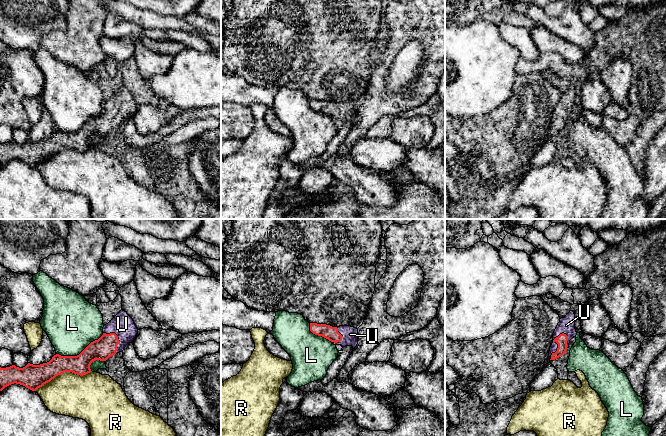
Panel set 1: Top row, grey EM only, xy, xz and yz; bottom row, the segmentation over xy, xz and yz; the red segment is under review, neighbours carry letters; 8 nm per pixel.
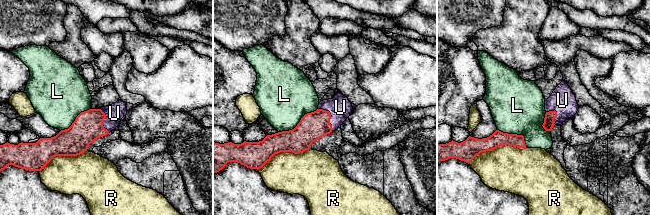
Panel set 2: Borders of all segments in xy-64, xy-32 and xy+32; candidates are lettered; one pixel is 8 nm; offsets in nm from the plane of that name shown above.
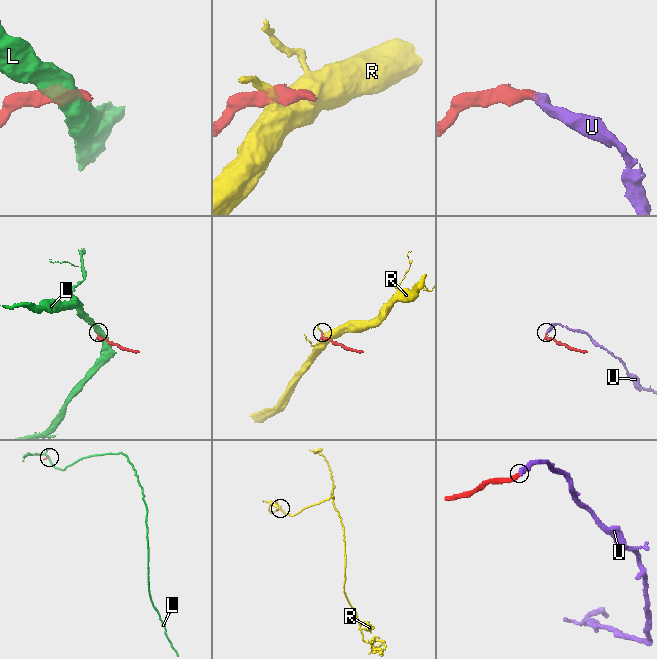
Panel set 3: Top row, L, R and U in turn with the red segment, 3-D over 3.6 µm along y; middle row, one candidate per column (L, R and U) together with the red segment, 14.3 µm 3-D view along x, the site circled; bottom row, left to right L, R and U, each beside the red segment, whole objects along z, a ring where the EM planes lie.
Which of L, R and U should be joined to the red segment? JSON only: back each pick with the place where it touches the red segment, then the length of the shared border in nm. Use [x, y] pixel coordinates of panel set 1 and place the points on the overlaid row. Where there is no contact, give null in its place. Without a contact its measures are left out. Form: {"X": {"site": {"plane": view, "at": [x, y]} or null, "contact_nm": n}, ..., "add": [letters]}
{"U": {"site": {"plane": "yz", "at": [557, 343]}, "contact_nm": 240}, "add": ["U"]}

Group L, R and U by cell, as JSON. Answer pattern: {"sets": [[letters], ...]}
{"sets": [["L"], ["R"], ["U"]]}

